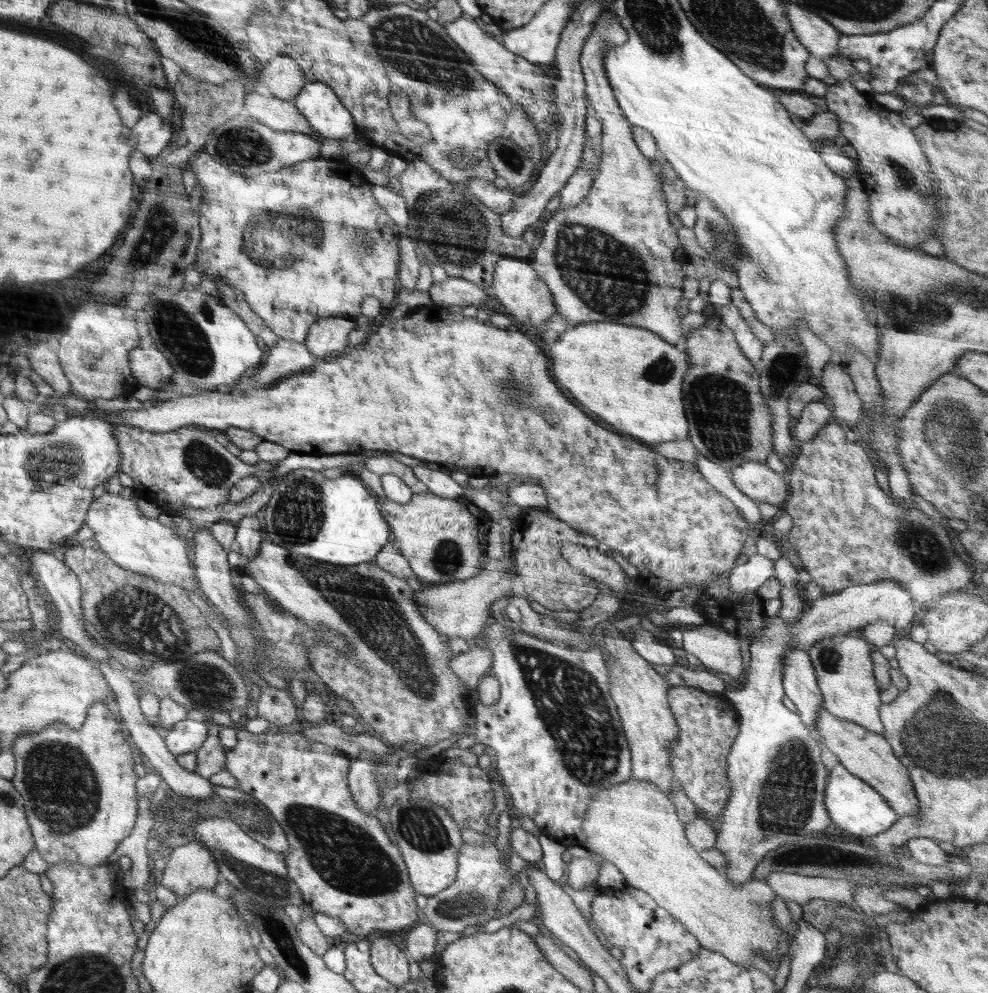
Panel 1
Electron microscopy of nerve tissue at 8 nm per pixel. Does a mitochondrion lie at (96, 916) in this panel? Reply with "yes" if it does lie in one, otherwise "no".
no

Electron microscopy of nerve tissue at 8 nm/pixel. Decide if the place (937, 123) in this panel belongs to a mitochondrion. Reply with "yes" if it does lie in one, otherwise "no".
no

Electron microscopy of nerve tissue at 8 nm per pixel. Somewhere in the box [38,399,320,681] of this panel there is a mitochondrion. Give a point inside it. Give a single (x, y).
(137, 619)

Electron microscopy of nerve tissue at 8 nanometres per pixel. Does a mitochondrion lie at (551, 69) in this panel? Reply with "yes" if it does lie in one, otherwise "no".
no

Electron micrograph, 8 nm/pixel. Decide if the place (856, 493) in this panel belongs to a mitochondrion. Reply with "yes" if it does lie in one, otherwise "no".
no

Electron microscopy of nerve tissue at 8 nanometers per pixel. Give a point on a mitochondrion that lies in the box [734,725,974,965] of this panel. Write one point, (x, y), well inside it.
(784, 806)

